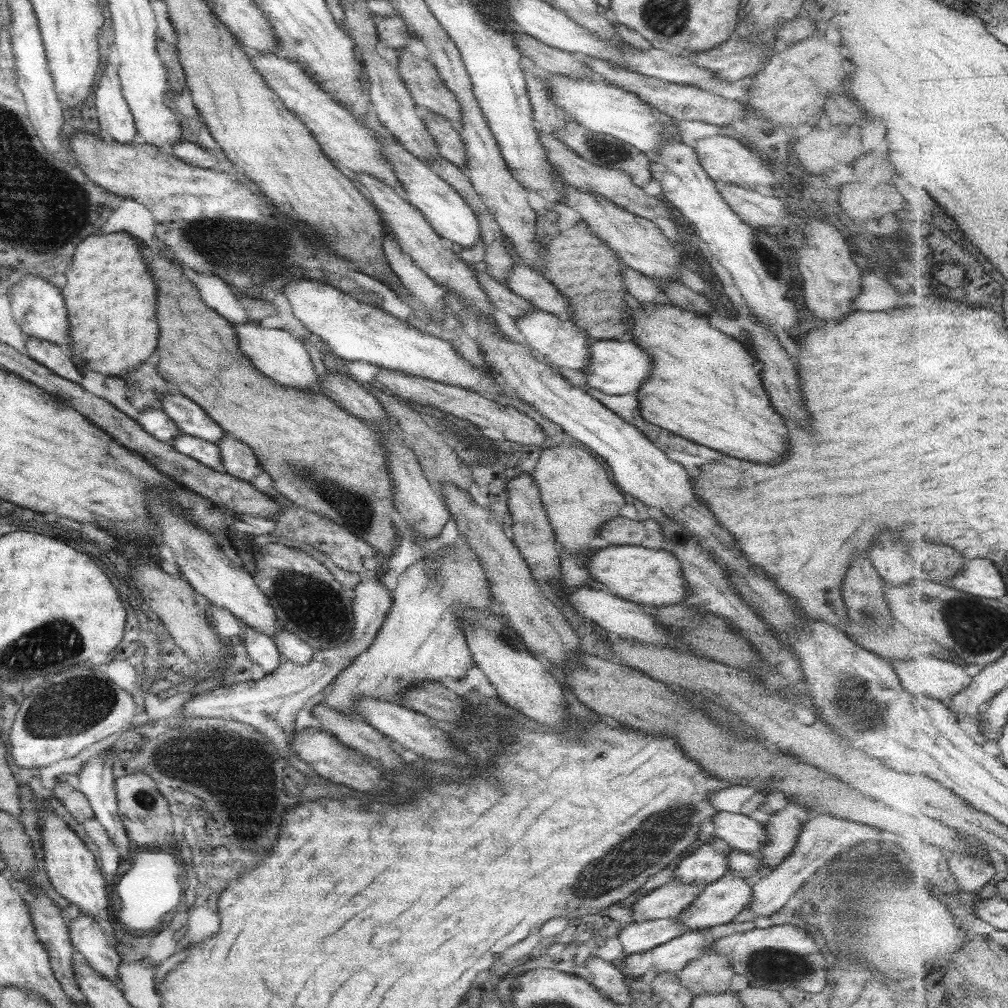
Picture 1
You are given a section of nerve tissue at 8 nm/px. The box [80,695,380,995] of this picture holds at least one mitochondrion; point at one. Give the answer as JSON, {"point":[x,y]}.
{"point":[144,799]}

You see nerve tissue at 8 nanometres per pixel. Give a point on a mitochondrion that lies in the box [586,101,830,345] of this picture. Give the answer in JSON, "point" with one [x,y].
{"point":[767,259]}

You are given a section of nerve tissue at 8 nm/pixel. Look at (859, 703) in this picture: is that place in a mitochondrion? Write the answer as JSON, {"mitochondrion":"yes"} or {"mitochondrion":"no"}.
{"mitochondrion":"yes"}

